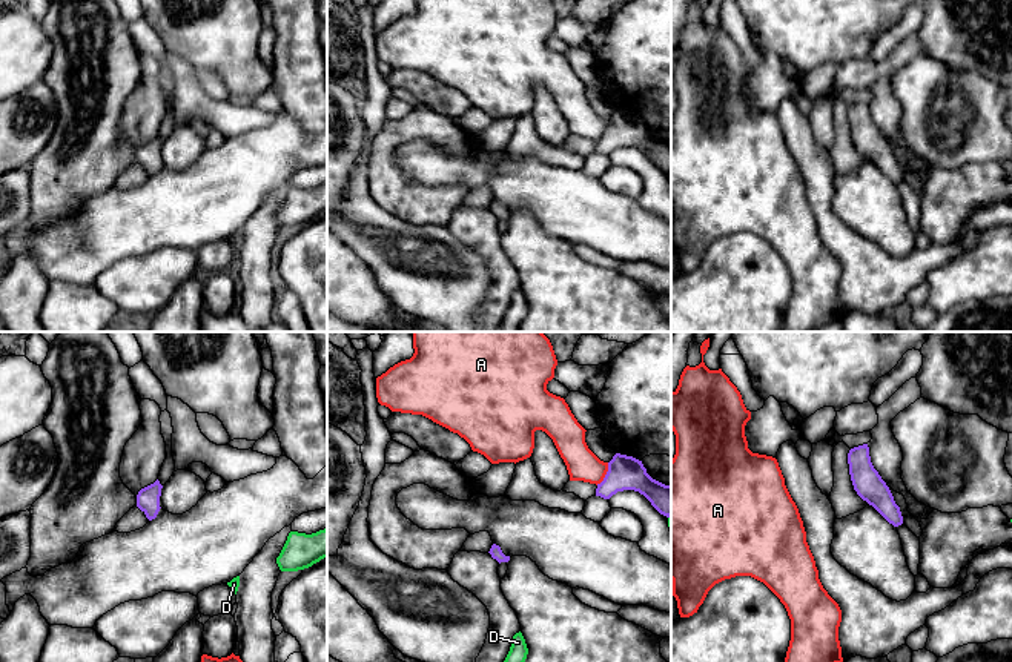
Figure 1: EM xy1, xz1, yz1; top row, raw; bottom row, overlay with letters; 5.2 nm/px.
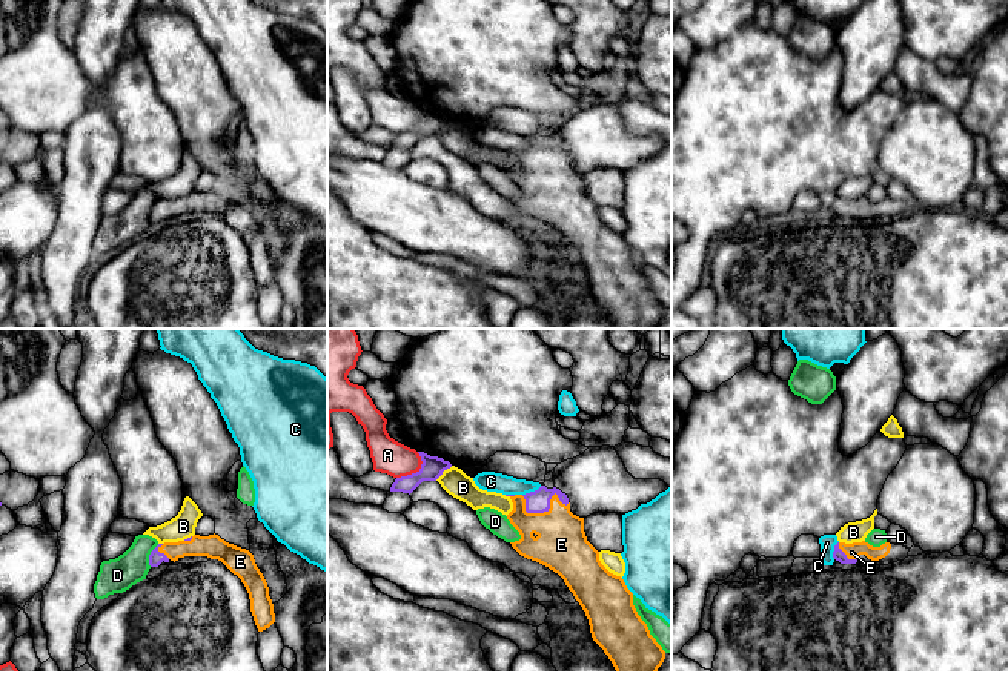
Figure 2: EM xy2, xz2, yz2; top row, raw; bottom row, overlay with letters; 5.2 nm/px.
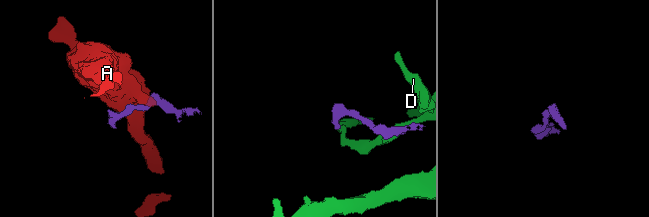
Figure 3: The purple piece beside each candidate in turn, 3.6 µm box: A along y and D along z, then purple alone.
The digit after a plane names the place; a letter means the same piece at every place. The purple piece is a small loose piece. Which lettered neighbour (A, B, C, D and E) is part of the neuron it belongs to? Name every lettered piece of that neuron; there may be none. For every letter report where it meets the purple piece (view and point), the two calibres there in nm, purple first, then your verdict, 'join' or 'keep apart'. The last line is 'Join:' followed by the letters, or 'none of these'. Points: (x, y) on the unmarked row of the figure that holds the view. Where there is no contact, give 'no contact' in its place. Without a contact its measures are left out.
A: xz2 (417, 128) | 120/180 nm | keep apart
B: xz2 (443, 126) | 120/140 nm | keep apart
C: xz2 (532, 148) | 120/110 nm | keep apart
D: xy2 (149, 211) | 80/180 nm | keep apart
E: xz2 (544, 166) | 120/280 nm | join
Join: E

